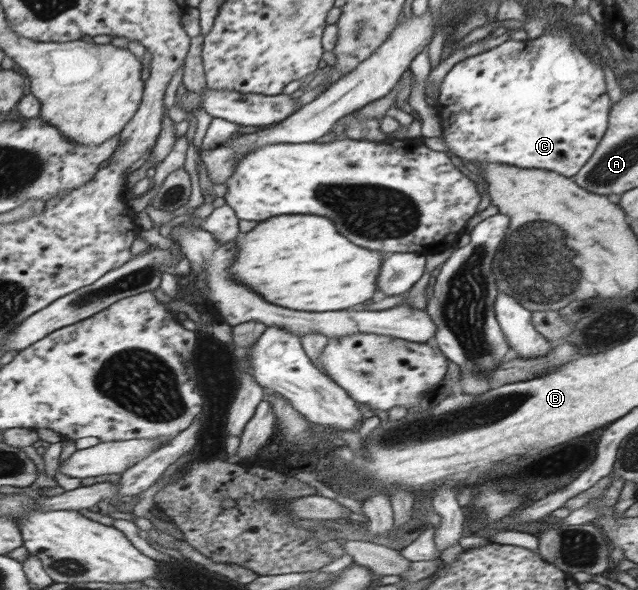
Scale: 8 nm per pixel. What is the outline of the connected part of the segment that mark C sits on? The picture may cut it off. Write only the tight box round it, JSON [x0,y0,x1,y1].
[436,23,612,177]

